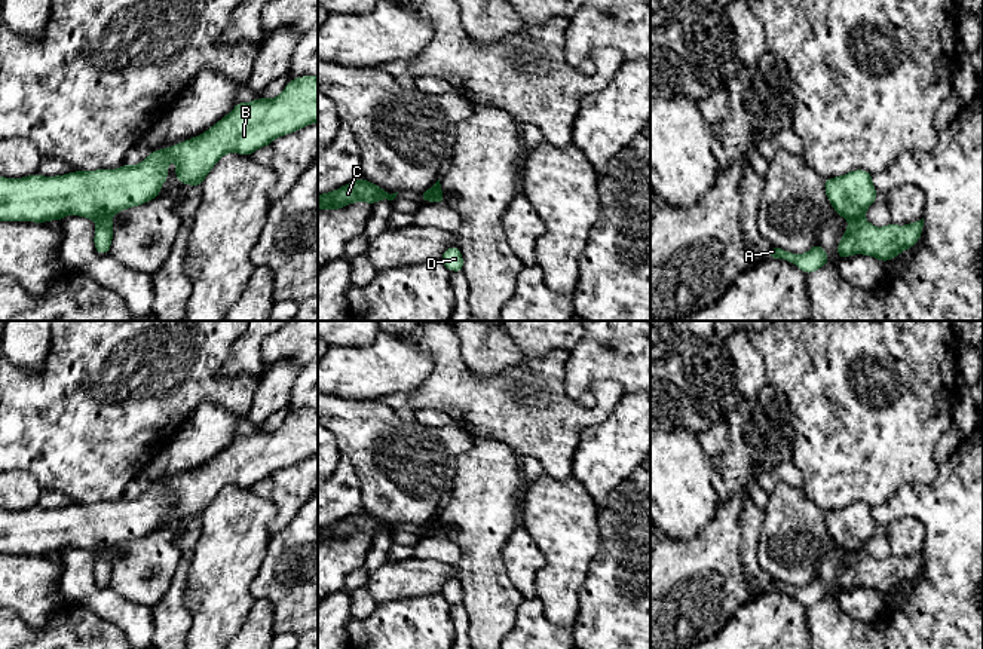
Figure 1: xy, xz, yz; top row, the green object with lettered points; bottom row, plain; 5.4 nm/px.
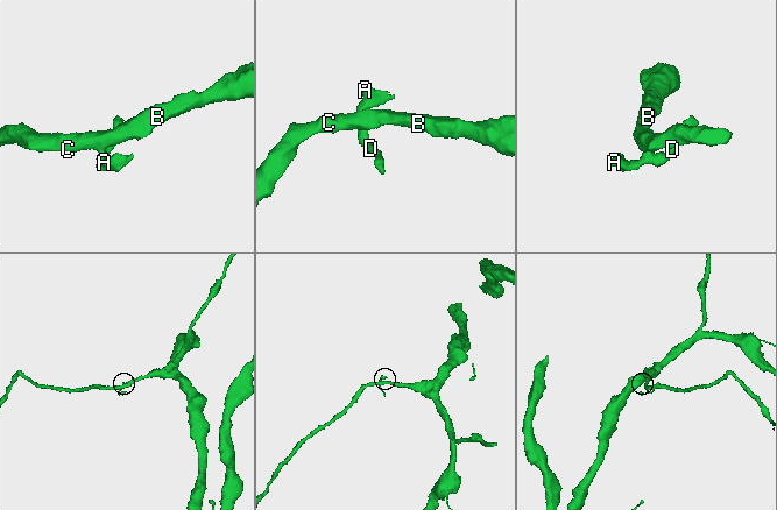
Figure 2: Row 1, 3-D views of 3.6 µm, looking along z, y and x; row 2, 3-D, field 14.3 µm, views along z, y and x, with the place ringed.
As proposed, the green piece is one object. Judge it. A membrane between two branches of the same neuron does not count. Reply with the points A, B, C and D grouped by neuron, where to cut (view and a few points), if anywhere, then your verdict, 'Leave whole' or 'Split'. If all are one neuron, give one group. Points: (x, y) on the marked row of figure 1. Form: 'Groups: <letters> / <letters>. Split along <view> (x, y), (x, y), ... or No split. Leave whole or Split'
Groups: A D / B C. Split along xy (110, 217), (97, 222). Split

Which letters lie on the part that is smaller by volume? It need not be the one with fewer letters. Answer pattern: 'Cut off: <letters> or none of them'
Cut off: A, D

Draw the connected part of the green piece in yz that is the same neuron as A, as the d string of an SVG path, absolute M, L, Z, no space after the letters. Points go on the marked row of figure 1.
M815 244L808 252L800 255L788 252L783 248L771 247L768 258L783 258L790 261L806 275L827 266L829 261L827 252L820 244Z

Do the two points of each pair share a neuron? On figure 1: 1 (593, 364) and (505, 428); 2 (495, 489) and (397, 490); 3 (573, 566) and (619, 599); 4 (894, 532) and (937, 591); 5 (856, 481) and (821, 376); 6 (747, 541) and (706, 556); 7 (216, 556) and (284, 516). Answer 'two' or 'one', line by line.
1: two
2: two
3: two
4: two
5: one
6: two
7: two

